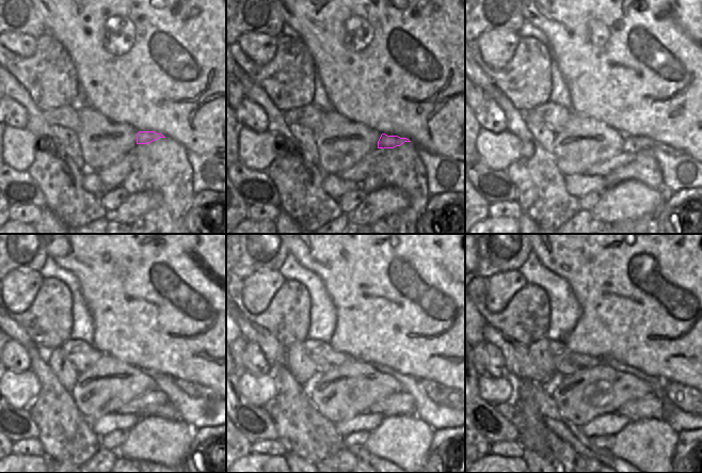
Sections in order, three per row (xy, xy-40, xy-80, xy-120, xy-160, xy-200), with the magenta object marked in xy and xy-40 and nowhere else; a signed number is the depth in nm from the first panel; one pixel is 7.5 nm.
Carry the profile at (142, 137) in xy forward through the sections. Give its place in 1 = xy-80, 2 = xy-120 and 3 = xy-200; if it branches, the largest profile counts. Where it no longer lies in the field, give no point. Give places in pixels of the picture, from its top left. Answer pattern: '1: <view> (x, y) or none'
1: xy-80 (633, 143)
2: xy-120 (194, 390)
3: xy-200 (682, 396)

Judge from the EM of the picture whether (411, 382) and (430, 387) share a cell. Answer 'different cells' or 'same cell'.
different cells

